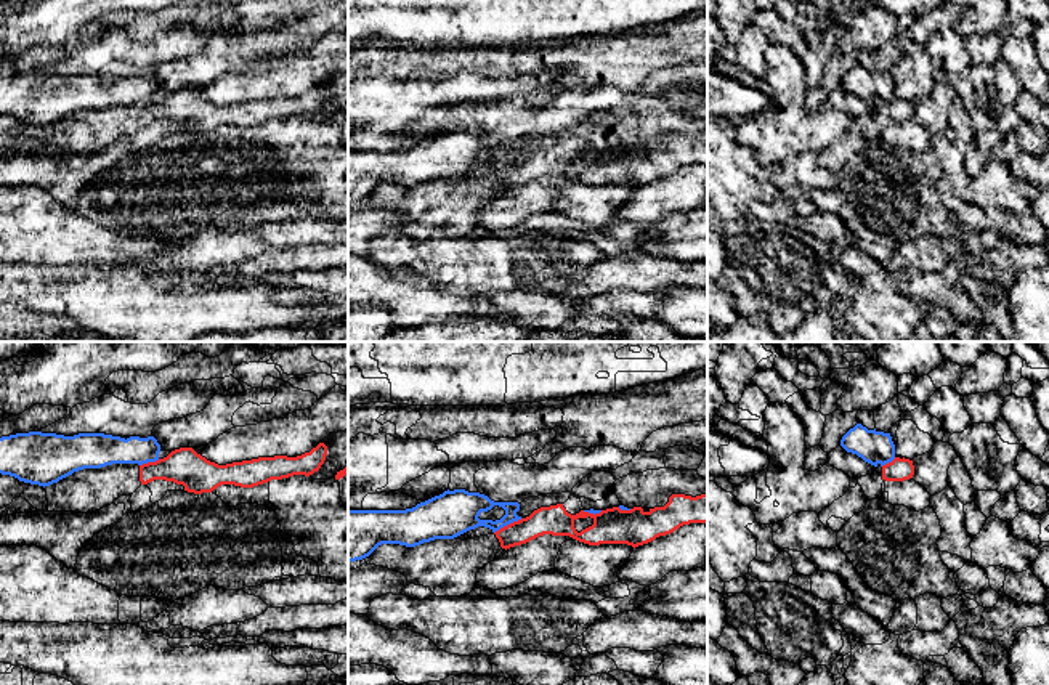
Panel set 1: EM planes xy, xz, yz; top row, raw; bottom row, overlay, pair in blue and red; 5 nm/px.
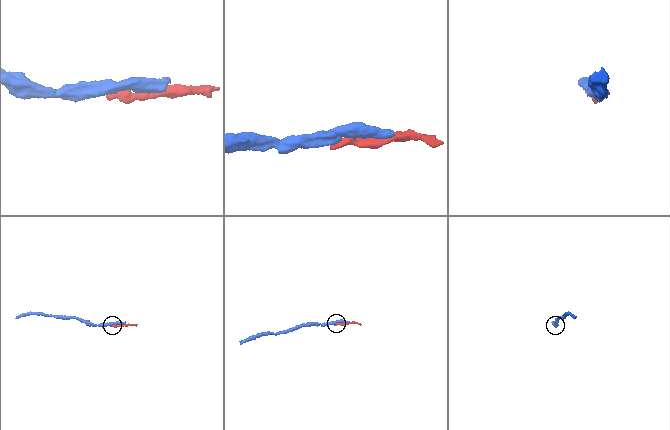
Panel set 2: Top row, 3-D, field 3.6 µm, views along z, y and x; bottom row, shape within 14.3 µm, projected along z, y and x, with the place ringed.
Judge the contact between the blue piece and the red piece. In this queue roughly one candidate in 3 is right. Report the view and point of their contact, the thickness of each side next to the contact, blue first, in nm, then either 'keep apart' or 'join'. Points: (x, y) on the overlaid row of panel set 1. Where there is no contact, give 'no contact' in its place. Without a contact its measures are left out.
xz (507, 523) | 200/150 nm | keep apart

